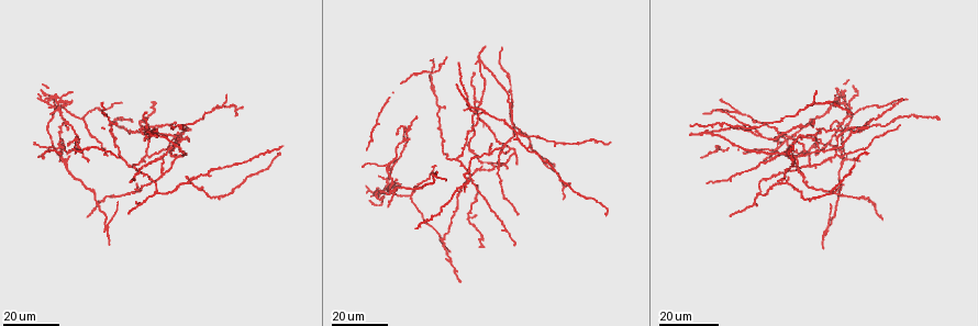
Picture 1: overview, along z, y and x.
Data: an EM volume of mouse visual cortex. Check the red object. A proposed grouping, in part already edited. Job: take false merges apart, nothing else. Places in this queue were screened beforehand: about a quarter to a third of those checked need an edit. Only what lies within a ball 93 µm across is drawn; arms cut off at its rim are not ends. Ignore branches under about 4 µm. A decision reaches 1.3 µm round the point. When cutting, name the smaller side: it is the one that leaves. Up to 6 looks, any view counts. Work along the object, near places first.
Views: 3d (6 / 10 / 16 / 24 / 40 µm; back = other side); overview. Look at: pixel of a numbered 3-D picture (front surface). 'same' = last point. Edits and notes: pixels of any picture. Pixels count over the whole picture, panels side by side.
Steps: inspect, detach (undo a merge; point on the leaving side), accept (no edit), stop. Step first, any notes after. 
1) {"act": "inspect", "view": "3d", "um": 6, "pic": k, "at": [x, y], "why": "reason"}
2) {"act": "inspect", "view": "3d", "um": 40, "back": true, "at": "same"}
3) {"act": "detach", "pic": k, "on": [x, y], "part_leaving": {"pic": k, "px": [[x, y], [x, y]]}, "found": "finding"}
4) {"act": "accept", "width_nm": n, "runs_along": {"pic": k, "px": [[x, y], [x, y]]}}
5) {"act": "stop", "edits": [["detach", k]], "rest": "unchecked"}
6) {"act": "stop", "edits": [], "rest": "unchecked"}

{"act": "inspect", "view": "3d", "um": 16, "pic": 1, "at": [761, 137], "why": "three-way junction"}

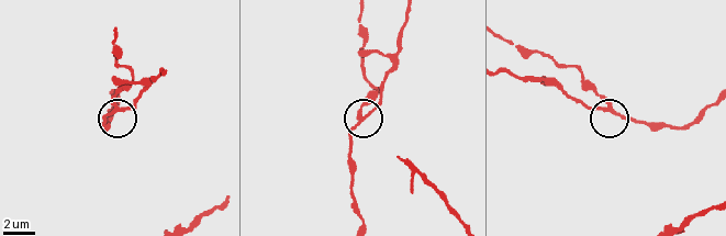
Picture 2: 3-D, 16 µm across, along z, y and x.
{"act": "inspect", "view": "3d", "um": 6, "pic": 2, "at": [610, 106]}

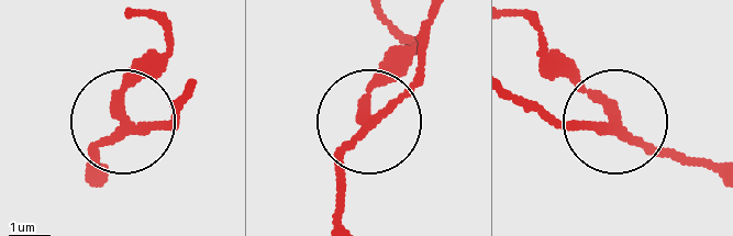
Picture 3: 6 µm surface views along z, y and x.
{"act": "accept", "side_arm_um": 20, "runs_along": {"pic": 3, "px": [[512, 89], [565, 120], [610, 116], [536, 29]]}, "found": "continuous, no second cell"}

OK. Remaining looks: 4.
{"act": "inspect", "view": "3d", "um": 16, "pic": 1, "at": [174, 159], "why": "a fork"}

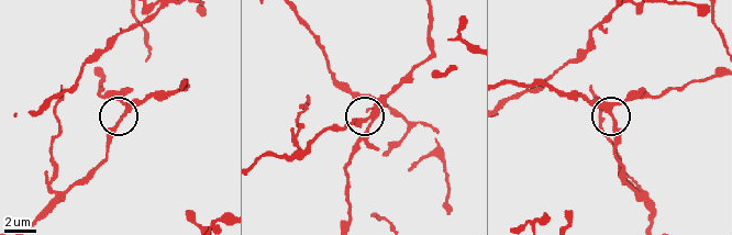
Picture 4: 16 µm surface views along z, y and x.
{"act": "inspect", "view": "3d", "um": 10, "pic": 4, "at": [612, 106]}

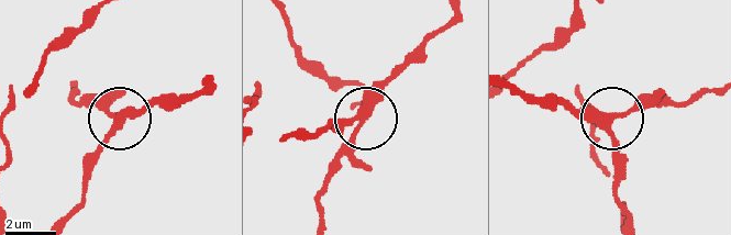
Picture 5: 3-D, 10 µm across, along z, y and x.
{"act": "accept", "width_nm": 290, "found": "continuous, no second cell"}

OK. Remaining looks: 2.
{"act": "inspect", "view": "3d", "um": 24, "pic": 1, "at": [60, 146], "why": "arms part here"}

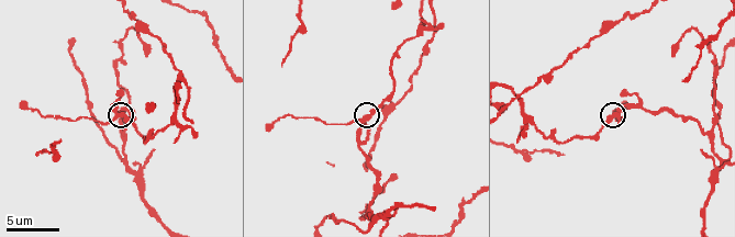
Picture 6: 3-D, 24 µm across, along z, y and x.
{"act": "inspect", "view": "3d", "um": 10, "pic": 6, "at": [361, 119]}

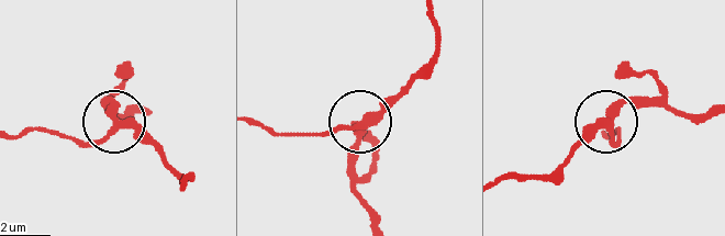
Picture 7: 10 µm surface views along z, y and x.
{"act": "accept", "found": "one cell here"}

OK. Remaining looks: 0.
{"act": "stop", "edits": [], "rest": "unchecked"}

